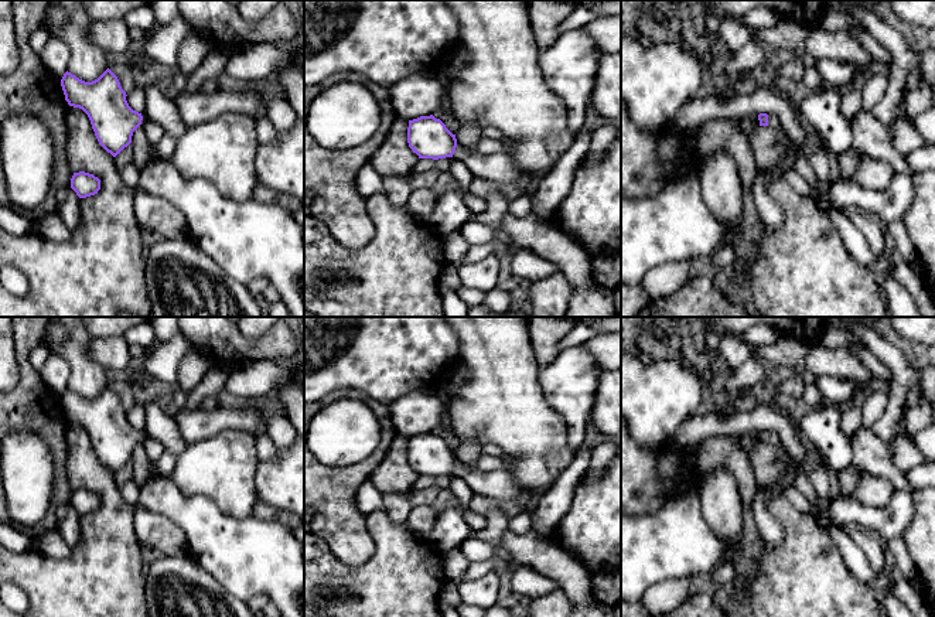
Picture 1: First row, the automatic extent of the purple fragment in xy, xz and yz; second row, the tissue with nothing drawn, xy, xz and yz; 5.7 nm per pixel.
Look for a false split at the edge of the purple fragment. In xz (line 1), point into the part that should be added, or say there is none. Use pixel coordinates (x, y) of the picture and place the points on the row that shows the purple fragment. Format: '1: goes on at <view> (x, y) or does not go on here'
1: goes on at xz (500, 166)

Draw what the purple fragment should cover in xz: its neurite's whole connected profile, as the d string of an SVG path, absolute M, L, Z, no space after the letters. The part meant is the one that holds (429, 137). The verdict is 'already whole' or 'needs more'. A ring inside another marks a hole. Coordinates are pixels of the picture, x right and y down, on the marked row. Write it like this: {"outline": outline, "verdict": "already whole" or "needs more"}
{"outline": "M433 115L409 120L407 143L419 158L457 158L463 161L475 177L516 184L529 191L533 188L533 180L528 173L518 170L515 160L505 149L494 154L471 151L458 144L455 134Z", "verdict": "needs more"}

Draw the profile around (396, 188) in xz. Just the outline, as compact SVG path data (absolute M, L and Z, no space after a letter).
M410 174L383 177L383 192L392 207L403 207L412 192Z

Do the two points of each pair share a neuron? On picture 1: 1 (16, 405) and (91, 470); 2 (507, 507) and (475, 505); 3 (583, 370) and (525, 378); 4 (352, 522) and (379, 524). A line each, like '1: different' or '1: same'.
1: different
2: same
3: different
4: different

